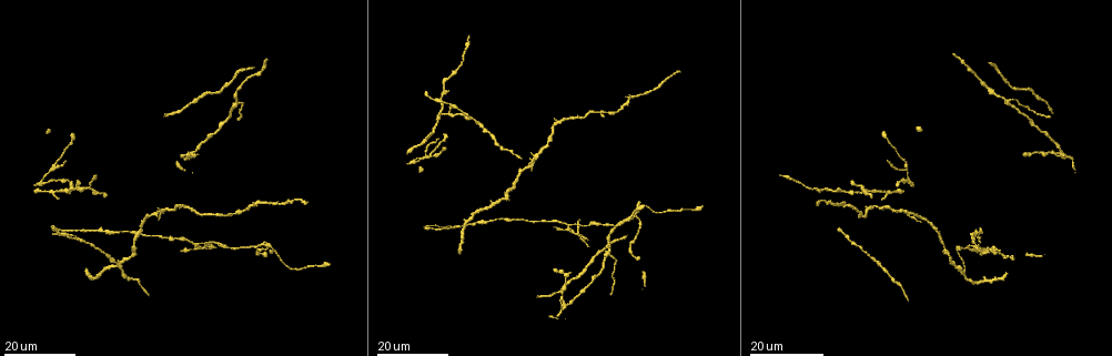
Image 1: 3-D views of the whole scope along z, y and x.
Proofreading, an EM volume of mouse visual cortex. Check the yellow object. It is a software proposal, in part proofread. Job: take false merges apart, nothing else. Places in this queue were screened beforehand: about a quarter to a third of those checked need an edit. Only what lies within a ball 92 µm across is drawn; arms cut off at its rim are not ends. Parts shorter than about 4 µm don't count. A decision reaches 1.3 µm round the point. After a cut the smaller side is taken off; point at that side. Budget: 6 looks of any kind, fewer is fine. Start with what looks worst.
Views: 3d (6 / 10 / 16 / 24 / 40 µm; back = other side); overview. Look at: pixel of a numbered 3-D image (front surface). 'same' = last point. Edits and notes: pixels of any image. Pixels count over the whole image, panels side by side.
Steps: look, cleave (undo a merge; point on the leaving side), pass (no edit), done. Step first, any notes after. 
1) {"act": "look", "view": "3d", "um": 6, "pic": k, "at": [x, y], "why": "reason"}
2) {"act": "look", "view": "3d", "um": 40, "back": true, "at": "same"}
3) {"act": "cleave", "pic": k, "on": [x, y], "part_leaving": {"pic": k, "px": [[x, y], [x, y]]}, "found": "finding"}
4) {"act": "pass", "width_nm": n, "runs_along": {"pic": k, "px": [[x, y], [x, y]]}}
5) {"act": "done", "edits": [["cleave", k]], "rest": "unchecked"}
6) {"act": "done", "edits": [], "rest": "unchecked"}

{"act": "look", "view": "3d", "um": 16, "pic": 1, "at": [608, 252]}

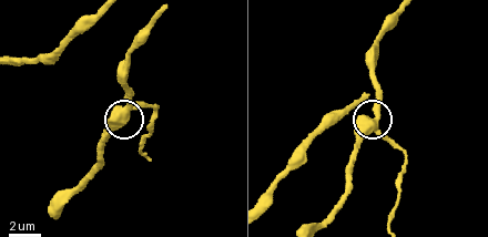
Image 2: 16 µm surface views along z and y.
{"act": "look", "view": "3d", "um": 6, "pic": 2, "at": [125, 109]}

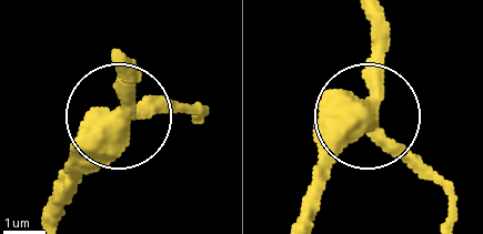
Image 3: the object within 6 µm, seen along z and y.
{"act": "pass", "side_arm_um": 15, "found": "one neuron here"}

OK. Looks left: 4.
{"act": "look", "view": "3d", "um": 16, "pic": 1, "at": [904, 168], "why": "branch point"}

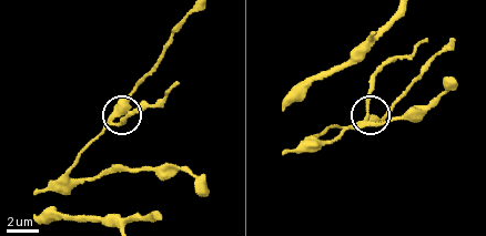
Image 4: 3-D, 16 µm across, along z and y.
{"act": "look", "view": "3d", "um": 6, "pic": 4, "at": [365, 118]}

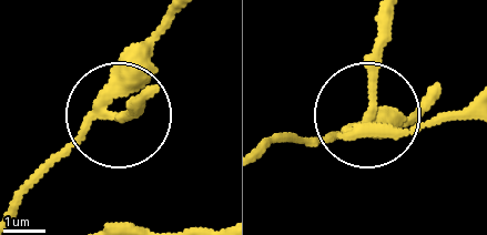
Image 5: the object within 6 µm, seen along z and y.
{"act": "cleave", "pic": 5, "on": [127, 118], "arms": 3, "found": "a second neuron is stuck on"}

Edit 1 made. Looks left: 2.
{"act": "done", "edits": [["cleave", 5]], "rest": "unchecked"}

